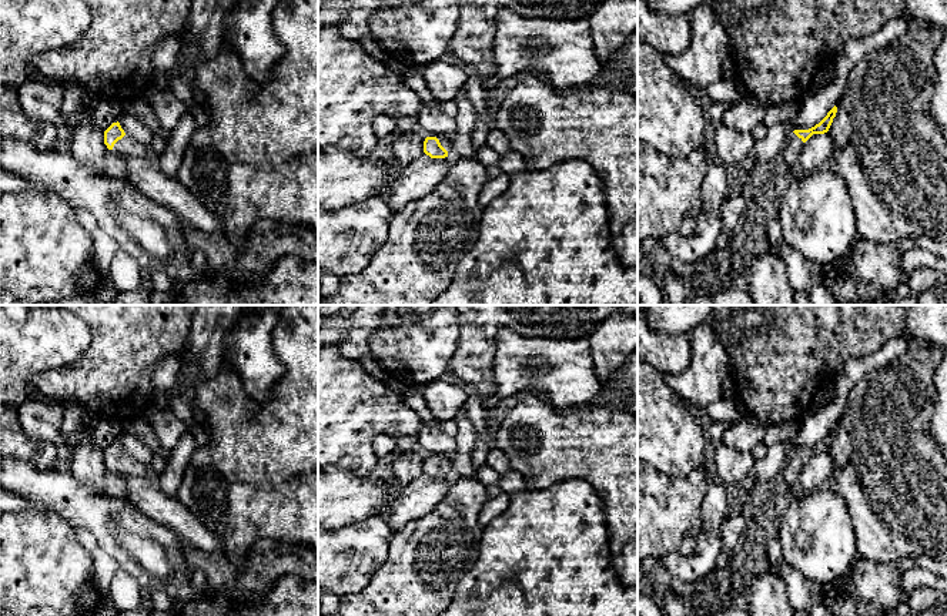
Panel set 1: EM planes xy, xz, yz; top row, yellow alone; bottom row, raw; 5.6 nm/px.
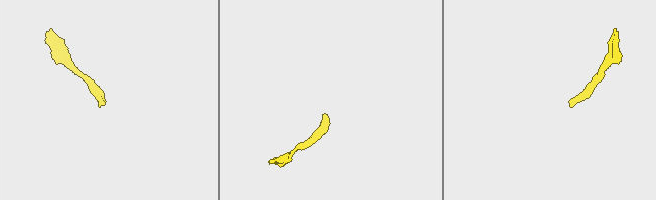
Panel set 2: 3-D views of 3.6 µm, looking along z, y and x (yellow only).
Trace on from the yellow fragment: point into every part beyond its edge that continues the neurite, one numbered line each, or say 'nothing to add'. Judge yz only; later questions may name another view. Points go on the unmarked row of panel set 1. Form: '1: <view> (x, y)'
1: yz (792, 469)

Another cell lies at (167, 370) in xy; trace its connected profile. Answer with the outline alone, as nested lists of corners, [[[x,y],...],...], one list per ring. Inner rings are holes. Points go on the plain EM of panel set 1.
[[[174,355],[165,356],[157,364],[151,378],[157,394],[170,391],[174,386],[180,366],[180,359]]]

